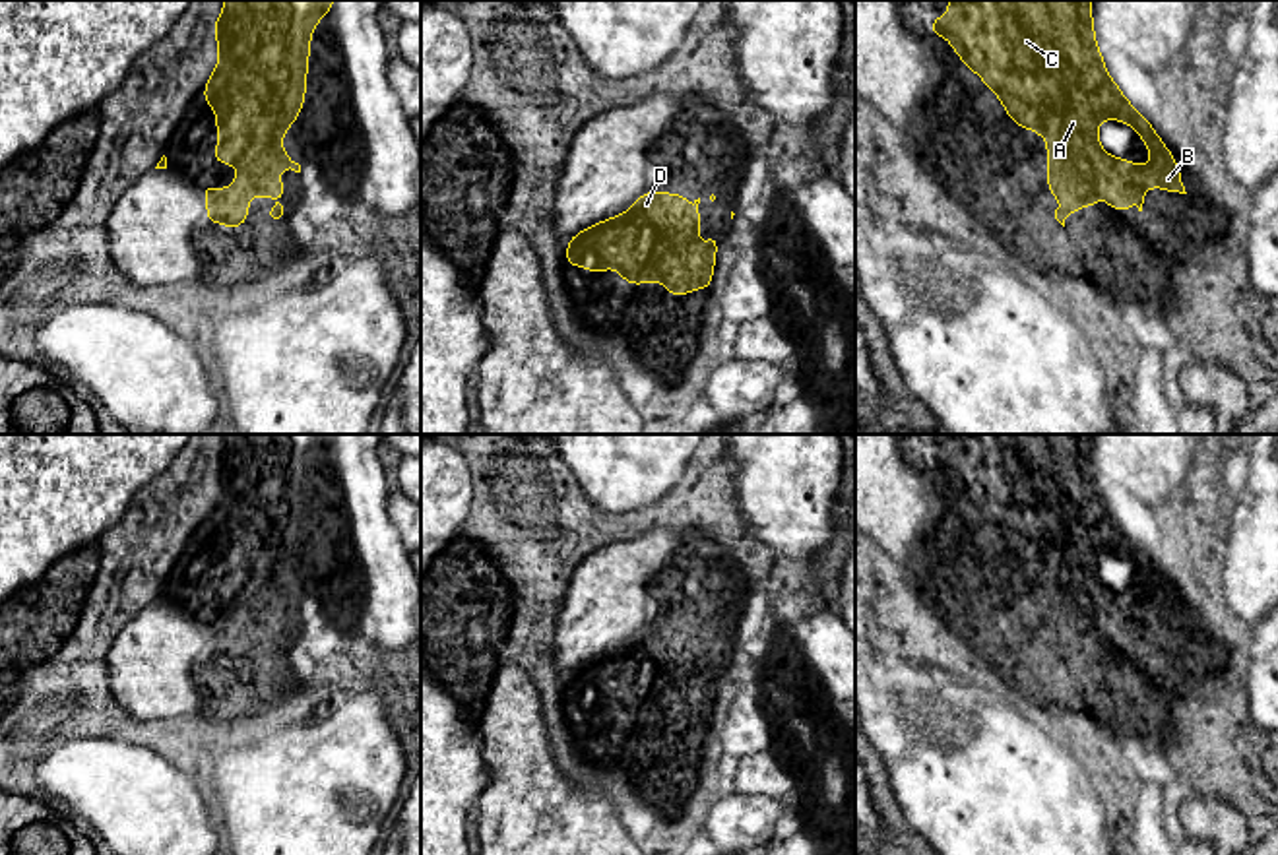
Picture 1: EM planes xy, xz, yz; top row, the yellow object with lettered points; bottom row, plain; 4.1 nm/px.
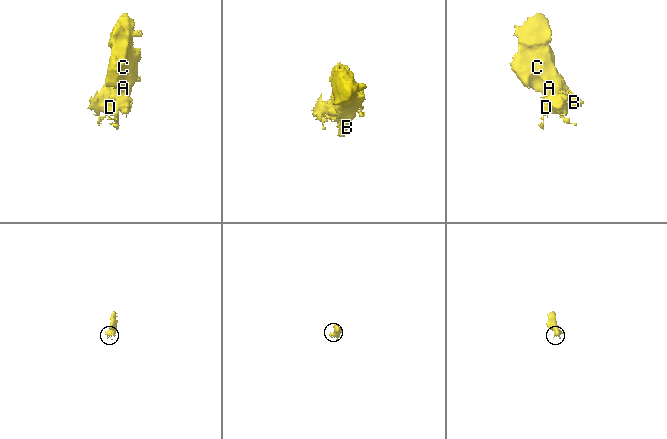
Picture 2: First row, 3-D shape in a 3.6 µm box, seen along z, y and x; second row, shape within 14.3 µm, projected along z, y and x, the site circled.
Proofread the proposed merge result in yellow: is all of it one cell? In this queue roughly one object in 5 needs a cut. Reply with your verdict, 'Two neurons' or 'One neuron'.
One neuron

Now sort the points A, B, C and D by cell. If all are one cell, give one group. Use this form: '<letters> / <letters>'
A B C D

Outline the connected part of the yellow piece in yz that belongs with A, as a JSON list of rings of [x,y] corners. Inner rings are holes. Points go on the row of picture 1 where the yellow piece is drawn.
[[[1092,0],[948,2],[948,14],[929,23],[927,31],[950,41],[962,62],[997,93],[1016,126],[1036,130],[1047,140],[1047,192],[1065,200],[1055,209],[1055,219],[1063,227],[1076,207],[1096,206],[1100,192],[1105,194],[1105,206],[1119,207],[1123,215],[1129,213],[1131,200],[1142,211],[1146,186],[1187,194],[1171,151],[1150,126],[1150,120],[1123,97],[1119,85],[1105,72],[1094,39]],[[1102,118],[1133,126],[1150,149],[1152,163],[1138,167],[1105,153],[1098,142]]]

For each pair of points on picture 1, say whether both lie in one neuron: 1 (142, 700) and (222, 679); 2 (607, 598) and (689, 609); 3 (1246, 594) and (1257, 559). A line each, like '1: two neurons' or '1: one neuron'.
1: two neurons
2: two neurons
3: one neuron

